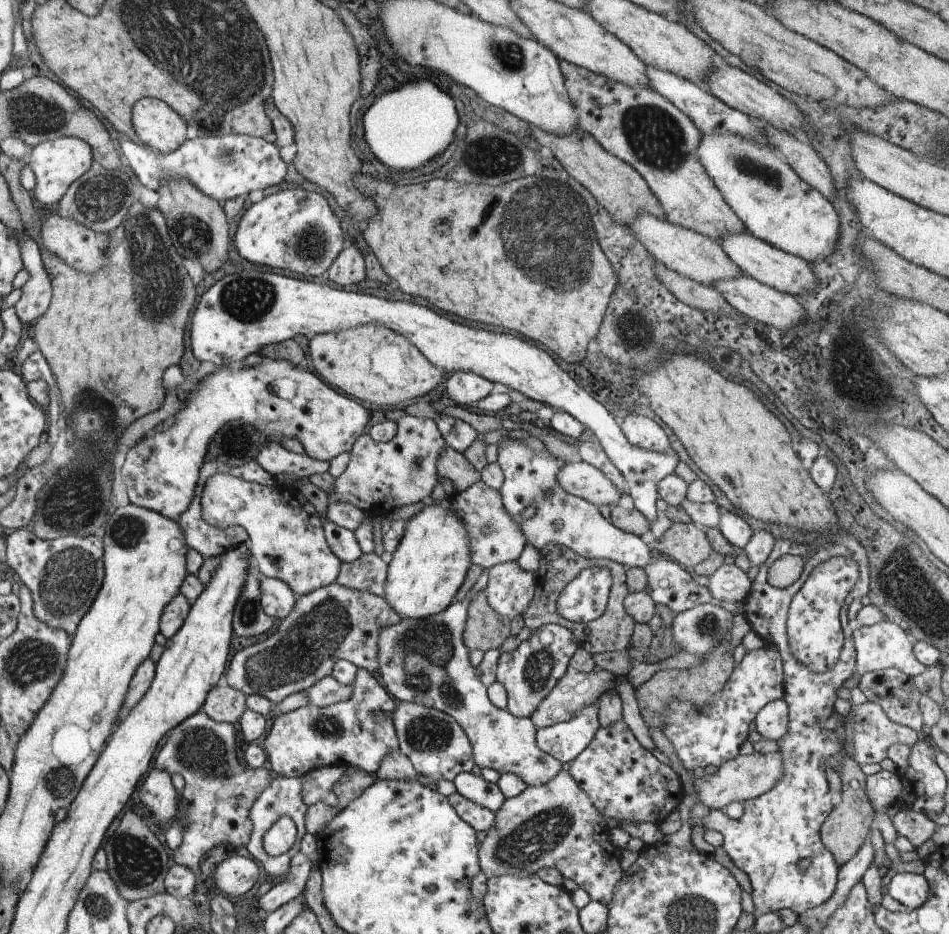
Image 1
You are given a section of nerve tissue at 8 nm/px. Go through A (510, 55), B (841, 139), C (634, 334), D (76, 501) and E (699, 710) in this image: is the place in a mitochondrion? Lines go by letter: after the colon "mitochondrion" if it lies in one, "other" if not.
A: mitochondrion
B: other
C: mitochondrion
D: mitochondrion
E: other

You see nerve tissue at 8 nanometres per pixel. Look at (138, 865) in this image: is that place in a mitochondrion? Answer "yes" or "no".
yes

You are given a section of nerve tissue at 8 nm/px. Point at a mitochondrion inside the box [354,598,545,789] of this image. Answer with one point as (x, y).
(422, 652)

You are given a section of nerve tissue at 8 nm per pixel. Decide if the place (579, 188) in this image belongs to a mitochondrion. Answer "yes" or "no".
yes

